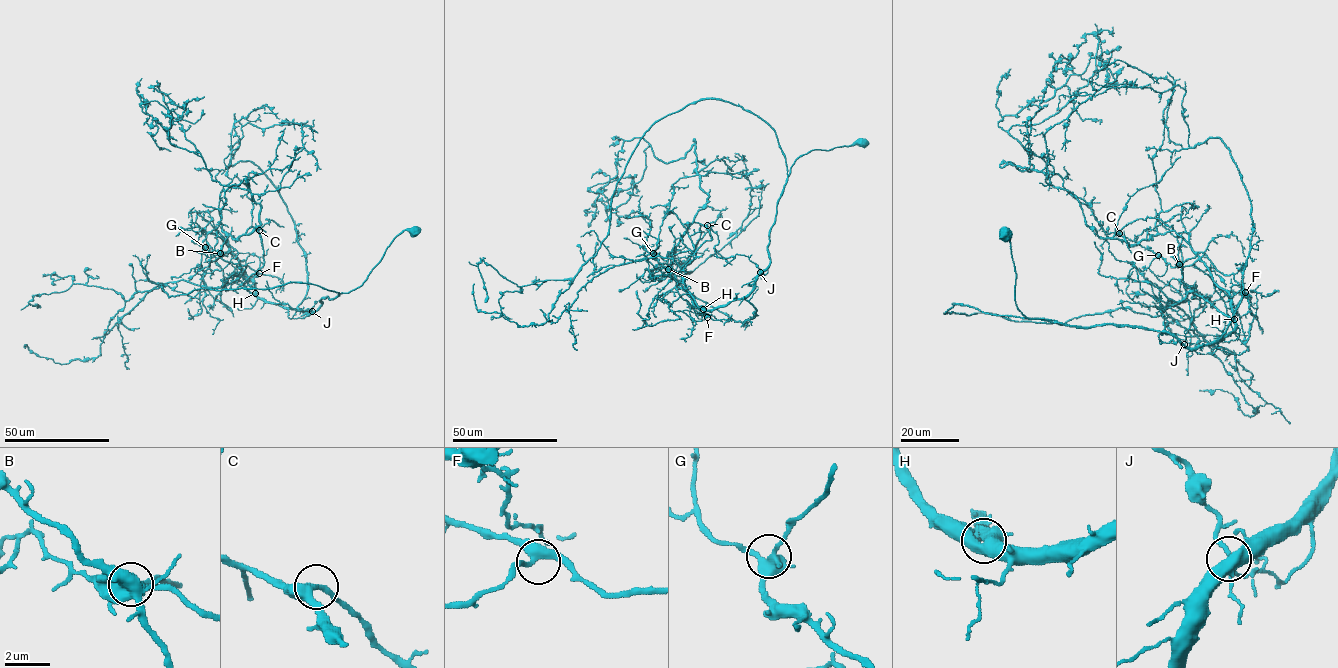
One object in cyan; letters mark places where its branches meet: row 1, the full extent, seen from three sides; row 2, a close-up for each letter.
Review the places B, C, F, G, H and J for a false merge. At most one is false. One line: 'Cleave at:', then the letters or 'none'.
Cleave at: B

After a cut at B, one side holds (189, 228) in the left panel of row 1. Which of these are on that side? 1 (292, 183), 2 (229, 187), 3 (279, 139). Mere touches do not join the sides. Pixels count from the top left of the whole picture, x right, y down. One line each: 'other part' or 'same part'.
1: other part
2: other part
3: other part

